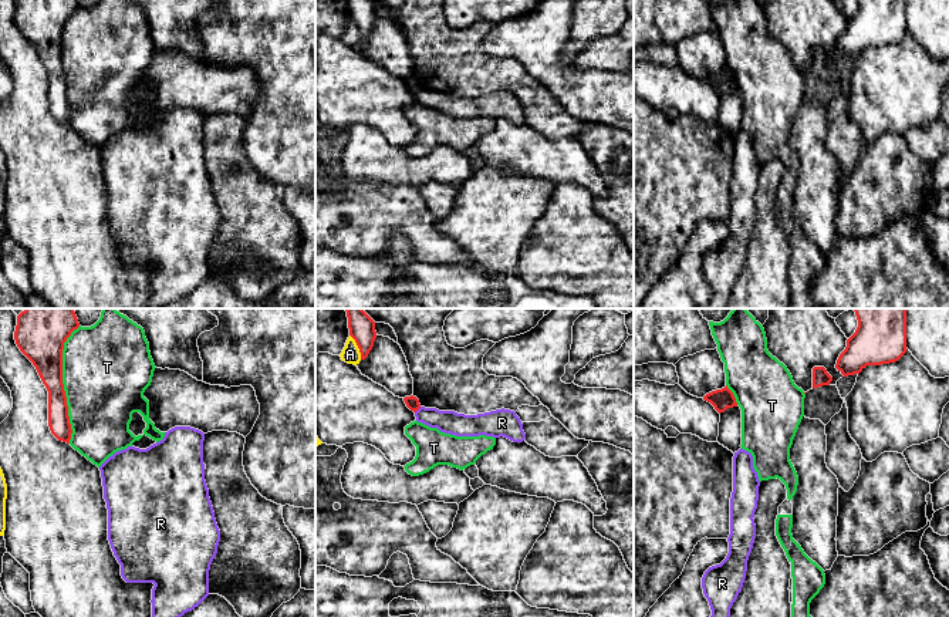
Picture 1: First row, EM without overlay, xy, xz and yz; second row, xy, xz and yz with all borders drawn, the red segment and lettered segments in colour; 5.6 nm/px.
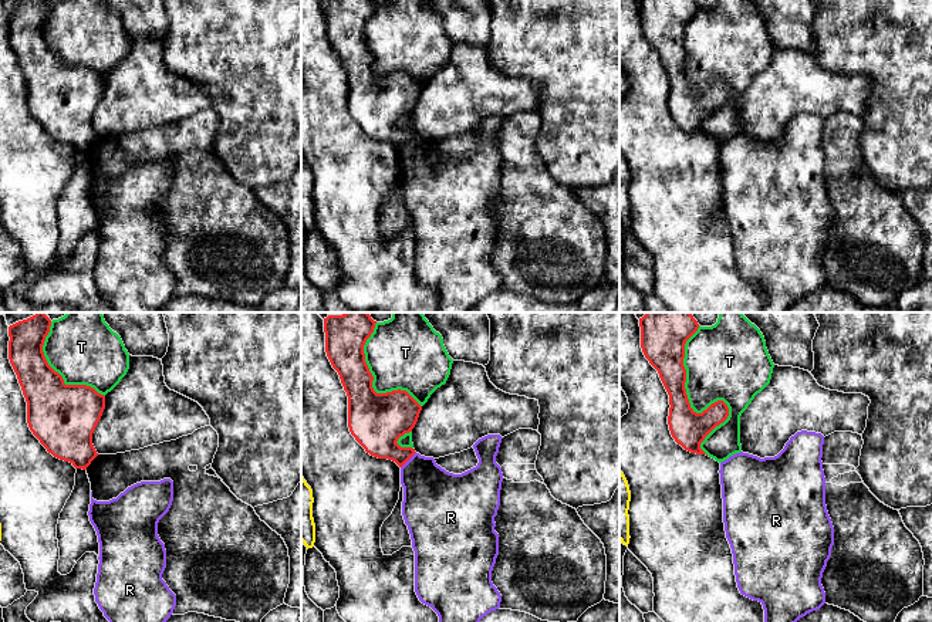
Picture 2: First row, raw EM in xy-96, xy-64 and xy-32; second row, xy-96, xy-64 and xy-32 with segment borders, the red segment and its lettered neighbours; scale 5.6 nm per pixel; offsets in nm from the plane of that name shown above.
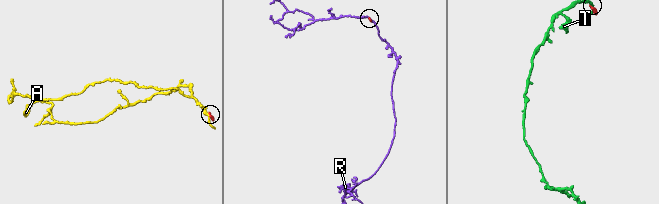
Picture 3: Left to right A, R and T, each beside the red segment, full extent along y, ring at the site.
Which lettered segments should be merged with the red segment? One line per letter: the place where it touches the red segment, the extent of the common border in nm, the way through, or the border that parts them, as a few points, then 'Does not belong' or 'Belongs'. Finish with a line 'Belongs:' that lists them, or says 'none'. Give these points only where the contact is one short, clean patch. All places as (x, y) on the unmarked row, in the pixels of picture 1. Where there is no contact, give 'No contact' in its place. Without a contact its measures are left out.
A: Touches red at xz (358, 29). Shared border 160 nm. Boundary: xz (350, 16), (361, 40). Does not belong
R: Touches red at xz (418, 90). Shared border 50 nm. Boundary: xz (421, 88), (415, 94). Does not belong
T: Touches red at xy (63, 66). Shared border 650 nm. Does not belong
Belongs: none

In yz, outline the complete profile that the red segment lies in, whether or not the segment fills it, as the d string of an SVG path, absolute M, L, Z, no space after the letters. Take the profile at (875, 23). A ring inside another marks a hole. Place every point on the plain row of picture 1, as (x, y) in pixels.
M857 0L858 9L847 21L835 50L844 57L859 55L867 47L881 47L898 43L906 34L906 0Z

